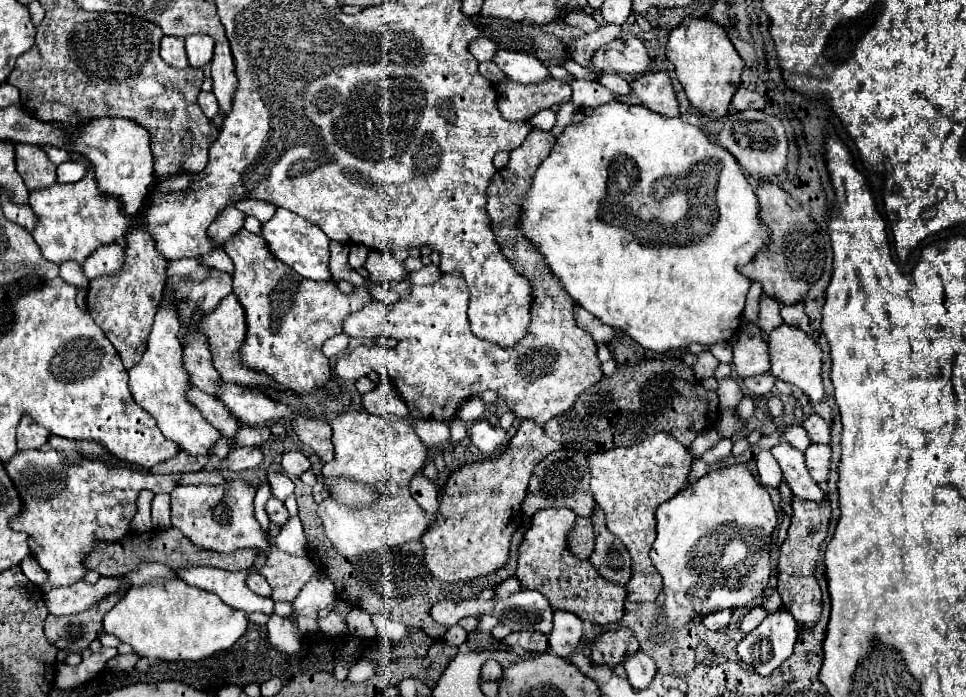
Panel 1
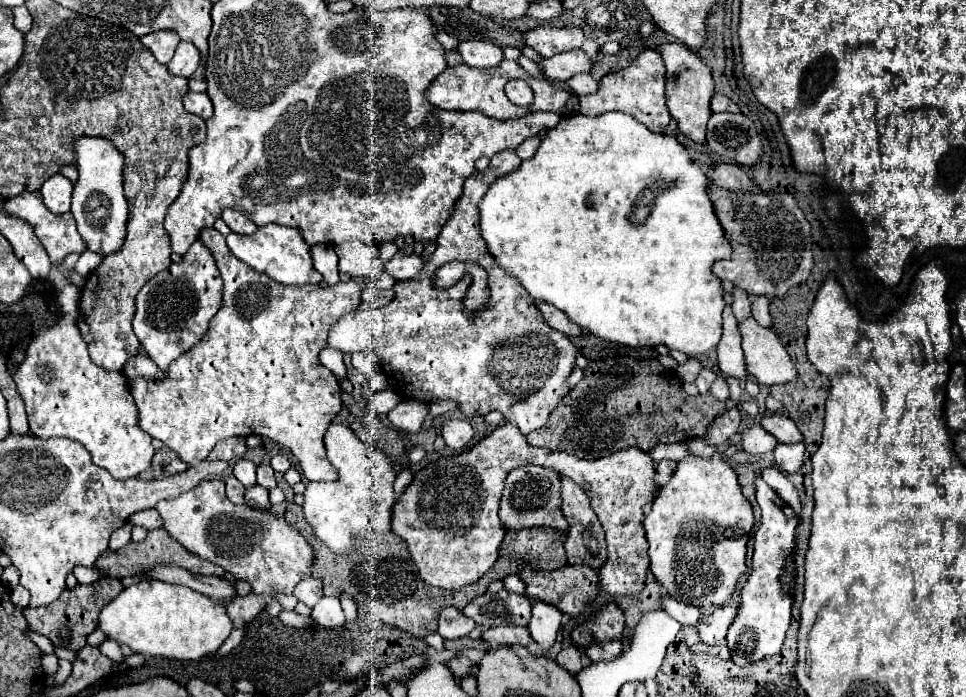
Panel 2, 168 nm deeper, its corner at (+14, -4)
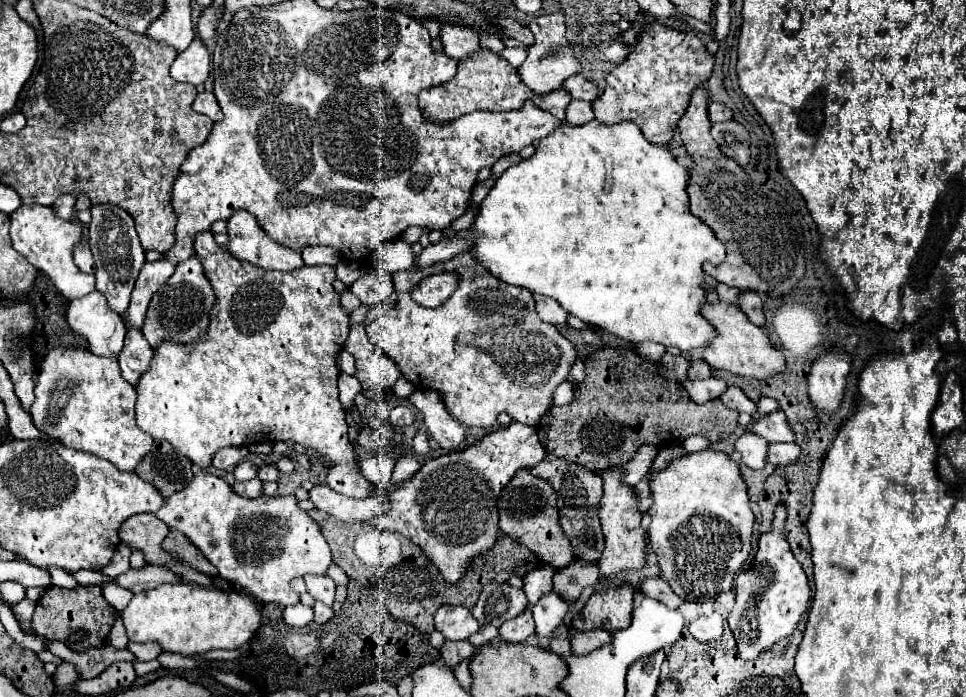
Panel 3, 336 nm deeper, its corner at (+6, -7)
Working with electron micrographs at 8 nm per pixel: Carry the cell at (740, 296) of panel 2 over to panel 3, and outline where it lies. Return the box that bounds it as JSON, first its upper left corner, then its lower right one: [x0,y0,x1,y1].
[717,285,741,305]

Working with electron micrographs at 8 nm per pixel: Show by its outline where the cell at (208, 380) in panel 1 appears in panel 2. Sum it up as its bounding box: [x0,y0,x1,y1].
[133,244,221,370]

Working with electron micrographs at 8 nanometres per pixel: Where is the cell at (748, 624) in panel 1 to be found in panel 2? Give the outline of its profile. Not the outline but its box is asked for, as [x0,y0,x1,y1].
[697,604,737,644]

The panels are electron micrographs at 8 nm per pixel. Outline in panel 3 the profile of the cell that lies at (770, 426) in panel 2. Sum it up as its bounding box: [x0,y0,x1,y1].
[753,409,795,443]

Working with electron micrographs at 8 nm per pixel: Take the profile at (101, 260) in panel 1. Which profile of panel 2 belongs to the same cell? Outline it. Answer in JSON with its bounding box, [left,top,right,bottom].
[75,250,101,276]

